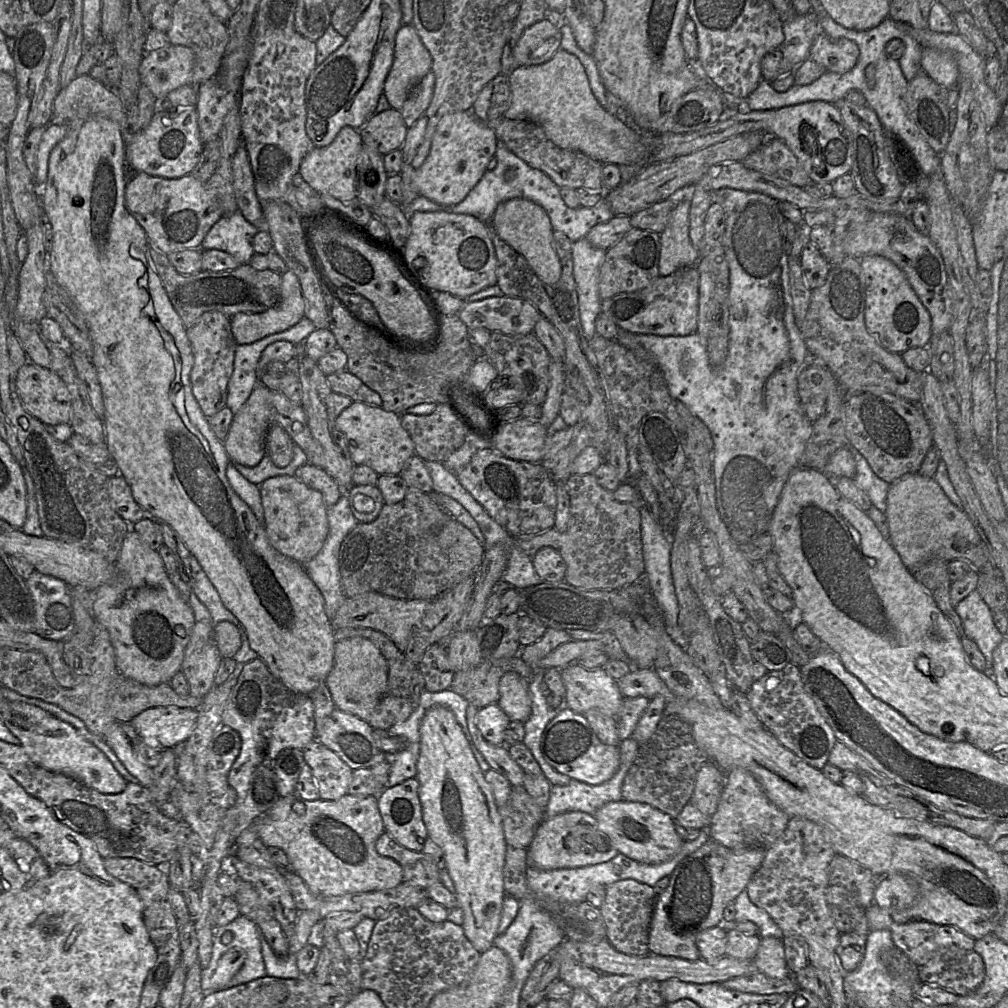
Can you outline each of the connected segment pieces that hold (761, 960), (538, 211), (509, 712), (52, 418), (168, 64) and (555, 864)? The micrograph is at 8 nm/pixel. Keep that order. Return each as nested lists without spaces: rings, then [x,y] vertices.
[[[774,937],[761,938],[754,962],[758,972],[769,978],[784,979],[791,975],[785,960],[782,939]]]
[[[524,198],[501,202],[491,219],[490,230],[521,254],[542,282],[550,285],[558,282],[562,266],[553,247],[554,230],[547,212],[540,205]]]
[[[513,671],[505,673],[500,679],[500,697],[497,704],[511,721],[525,723],[531,715],[529,684],[526,679]]]
[[[27,361],[17,372],[16,390],[23,407],[44,425],[70,423],[71,397],[56,373]]]
[[[172,45],[145,54],[139,66],[139,75],[155,98],[174,89],[192,84],[195,64],[194,52],[183,45]]]
[[[572,811],[544,818],[537,826],[527,848],[527,865],[545,871],[578,868],[608,862],[618,853],[610,837],[600,830],[594,815]]]

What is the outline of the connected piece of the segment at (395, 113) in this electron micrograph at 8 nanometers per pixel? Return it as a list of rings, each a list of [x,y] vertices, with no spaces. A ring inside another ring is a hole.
[[[392,107],[373,114],[359,128],[363,143],[382,156],[393,150],[401,149],[407,130],[400,111]]]

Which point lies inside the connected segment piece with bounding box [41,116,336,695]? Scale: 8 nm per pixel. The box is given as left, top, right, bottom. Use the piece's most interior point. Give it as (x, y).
(154, 429)

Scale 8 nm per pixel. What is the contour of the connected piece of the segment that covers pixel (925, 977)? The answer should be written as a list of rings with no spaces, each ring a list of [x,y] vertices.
[[[939,950],[926,964],[918,966],[921,983],[940,986],[958,996],[973,993],[984,977],[984,962],[974,950]]]

